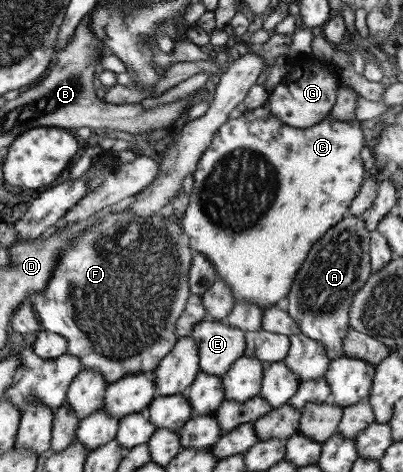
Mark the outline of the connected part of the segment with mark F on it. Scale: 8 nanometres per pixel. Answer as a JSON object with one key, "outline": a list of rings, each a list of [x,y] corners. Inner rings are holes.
{"outline":[[[111,208],[109,214],[105,211],[105,215],[100,215],[97,219],[99,219],[99,222],[95,222],[91,228],[83,230],[71,242],[71,246],[65,246],[61,250],[59,262],[55,264],[56,268],[52,271],[52,278],[48,281],[47,286],[39,294],[29,294],[27,300],[38,317],[40,328],[65,339],[66,353],[71,354],[71,356],[77,356],[82,369],[99,372],[103,376],[105,384],[108,385],[113,384],[115,380],[119,380],[123,376],[129,376],[129,374],[152,372],[158,365],[158,362],[173,348],[177,338],[175,334],[176,320],[183,312],[190,295],[189,285],[187,285],[187,272],[191,264],[192,251],[189,248],[187,237],[180,228],[180,224],[176,224],[170,218],[164,219],[159,214],[135,222],[135,218],[133,218],[133,215],[130,214],[127,208],[121,208],[121,210]]]}

